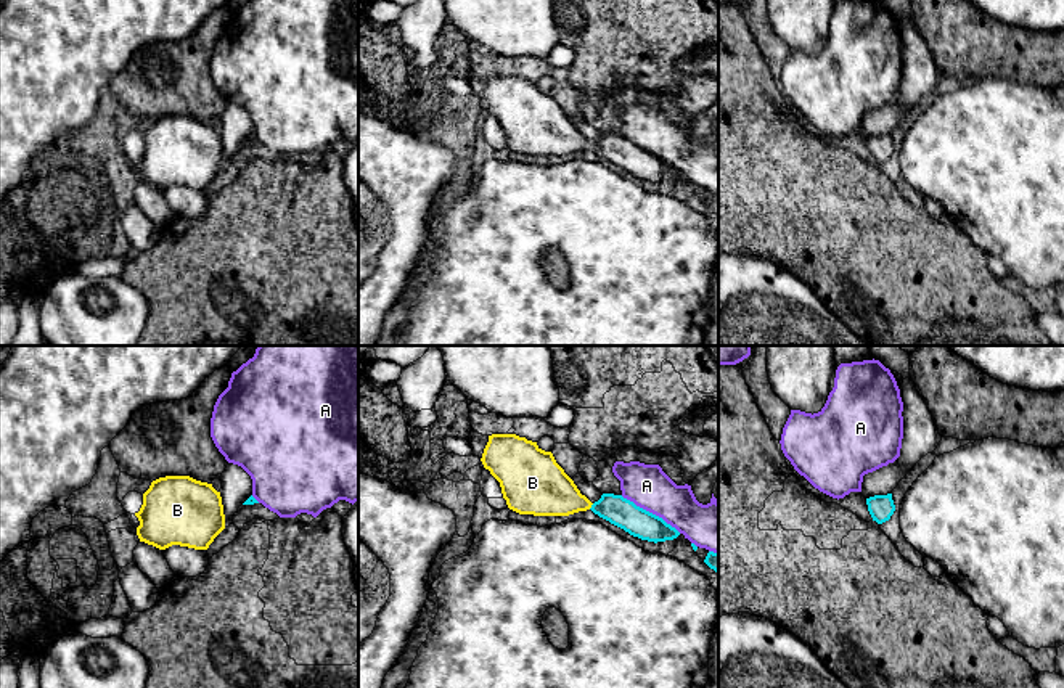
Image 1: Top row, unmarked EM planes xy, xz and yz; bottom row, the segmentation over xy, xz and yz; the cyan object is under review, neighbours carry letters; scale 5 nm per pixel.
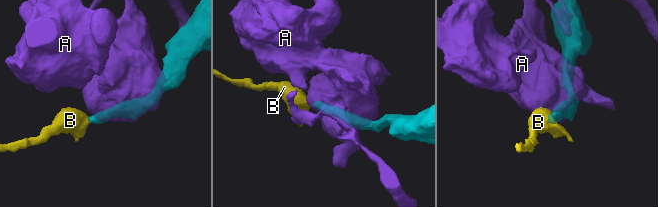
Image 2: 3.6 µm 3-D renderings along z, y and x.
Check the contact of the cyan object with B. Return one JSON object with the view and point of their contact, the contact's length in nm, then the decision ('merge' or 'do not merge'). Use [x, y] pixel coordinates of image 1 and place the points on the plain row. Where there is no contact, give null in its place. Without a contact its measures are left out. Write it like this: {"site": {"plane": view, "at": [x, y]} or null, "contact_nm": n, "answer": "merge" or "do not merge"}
{"site": {"plane": "xz", "at": [592, 147]}, "contact_nm": 40, "answer": "merge"}

